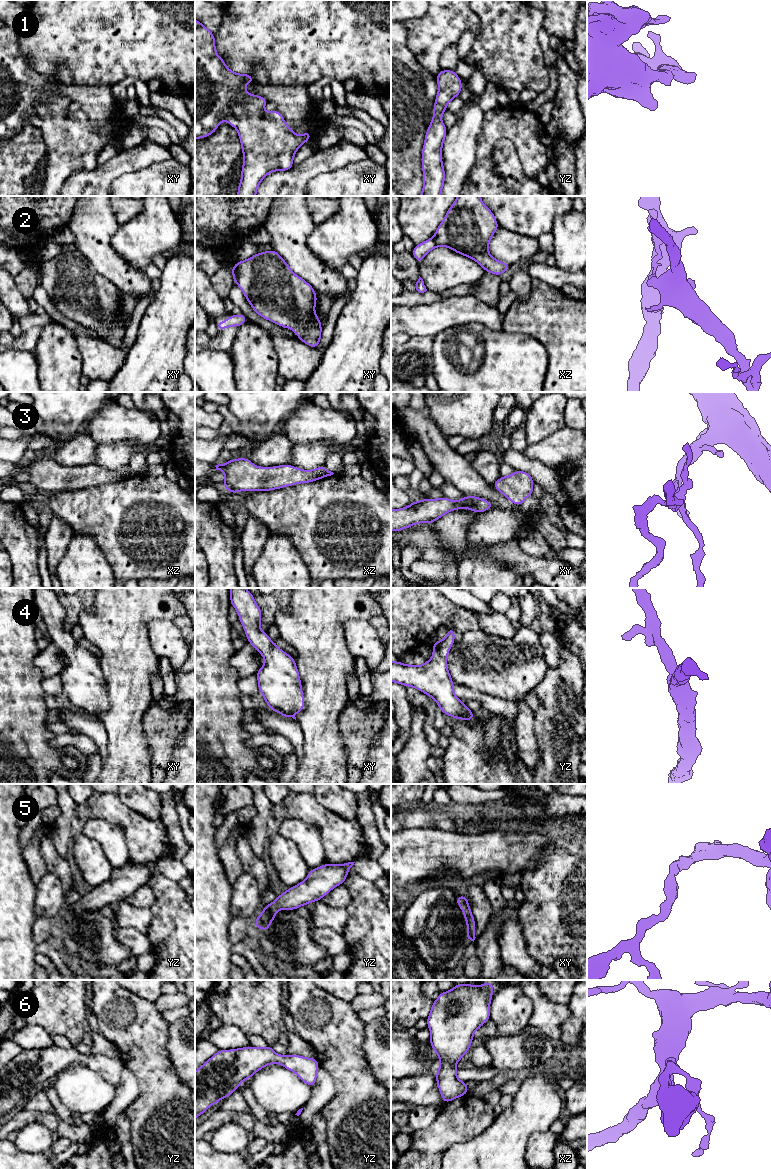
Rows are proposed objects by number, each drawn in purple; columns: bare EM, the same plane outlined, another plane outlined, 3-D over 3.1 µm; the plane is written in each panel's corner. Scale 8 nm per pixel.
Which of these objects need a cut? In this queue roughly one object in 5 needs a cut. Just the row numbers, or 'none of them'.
2

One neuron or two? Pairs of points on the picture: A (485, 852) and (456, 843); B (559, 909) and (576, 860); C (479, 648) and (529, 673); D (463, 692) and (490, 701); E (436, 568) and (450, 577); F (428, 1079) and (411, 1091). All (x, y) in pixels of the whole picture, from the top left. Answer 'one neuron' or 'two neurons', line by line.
A: one neuron
B: one neuron
C: one neuron
D: one neuron
E: one neuron
F: one neuron

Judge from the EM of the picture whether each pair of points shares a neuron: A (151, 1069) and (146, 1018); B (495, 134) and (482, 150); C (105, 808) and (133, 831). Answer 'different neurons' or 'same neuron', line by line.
A: same neuron
B: same neuron
C: same neuron

